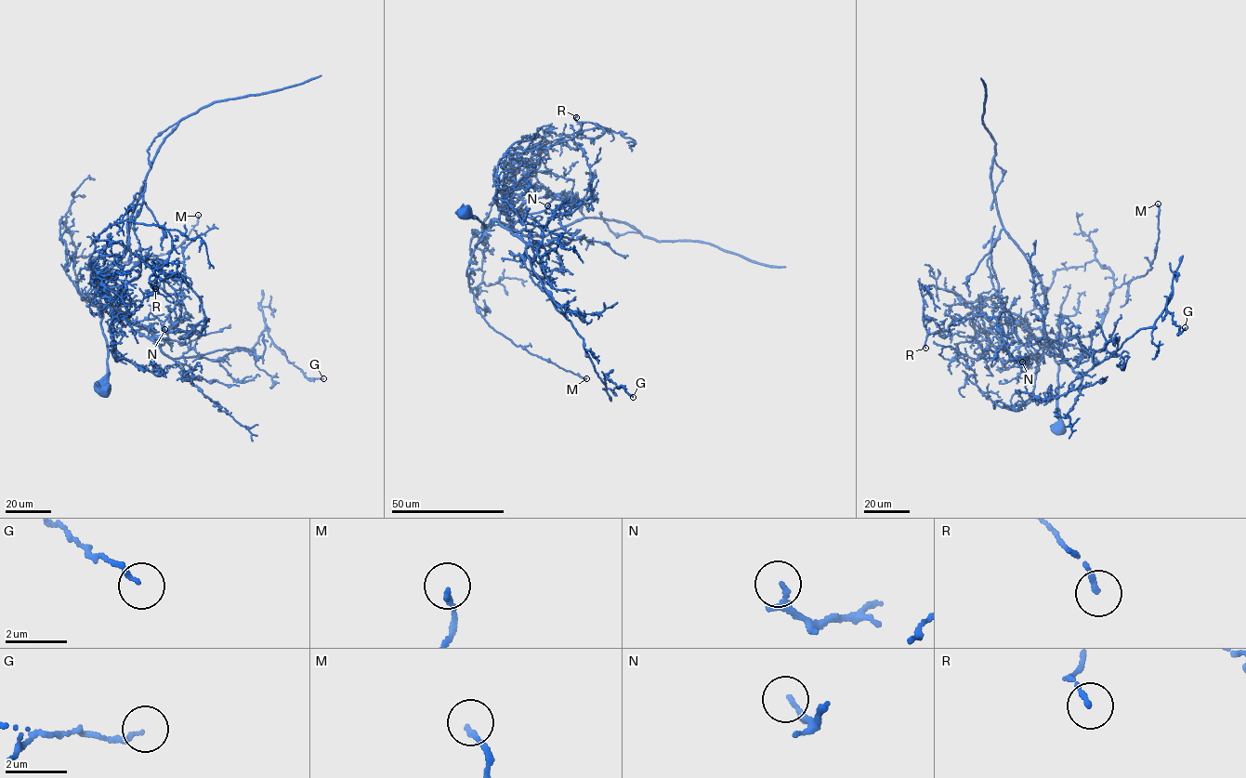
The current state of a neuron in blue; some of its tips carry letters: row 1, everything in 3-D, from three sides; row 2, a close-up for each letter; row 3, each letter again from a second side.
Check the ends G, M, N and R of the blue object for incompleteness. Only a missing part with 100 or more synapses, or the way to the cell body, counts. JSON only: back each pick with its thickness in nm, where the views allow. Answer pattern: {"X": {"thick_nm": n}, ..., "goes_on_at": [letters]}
{"goes_on_at": []}

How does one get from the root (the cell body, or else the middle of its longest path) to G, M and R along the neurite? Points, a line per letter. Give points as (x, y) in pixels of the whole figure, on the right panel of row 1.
G: (1061, 429), (1058, 367), (1045, 347), (1087, 372), (1153, 327), (1172, 292), (1166, 309), (1178, 334), (1185, 327)
M: (1061, 429), (1058, 367), (1047, 346), (1092, 333), (1115, 288), (1151, 268), (1158, 204)
R: (1061, 429), (1057, 362), (1046, 342), (1017, 321), (991, 323), (953, 292), (919, 284), (927, 334), (925, 348)

